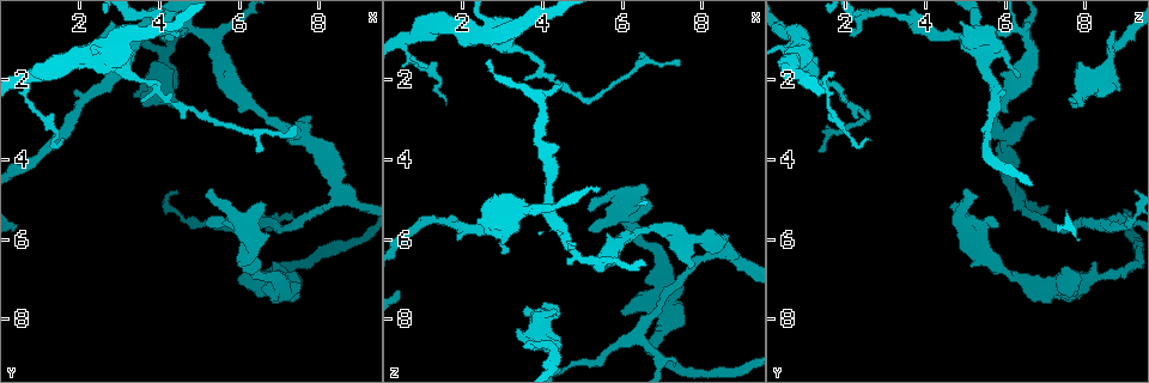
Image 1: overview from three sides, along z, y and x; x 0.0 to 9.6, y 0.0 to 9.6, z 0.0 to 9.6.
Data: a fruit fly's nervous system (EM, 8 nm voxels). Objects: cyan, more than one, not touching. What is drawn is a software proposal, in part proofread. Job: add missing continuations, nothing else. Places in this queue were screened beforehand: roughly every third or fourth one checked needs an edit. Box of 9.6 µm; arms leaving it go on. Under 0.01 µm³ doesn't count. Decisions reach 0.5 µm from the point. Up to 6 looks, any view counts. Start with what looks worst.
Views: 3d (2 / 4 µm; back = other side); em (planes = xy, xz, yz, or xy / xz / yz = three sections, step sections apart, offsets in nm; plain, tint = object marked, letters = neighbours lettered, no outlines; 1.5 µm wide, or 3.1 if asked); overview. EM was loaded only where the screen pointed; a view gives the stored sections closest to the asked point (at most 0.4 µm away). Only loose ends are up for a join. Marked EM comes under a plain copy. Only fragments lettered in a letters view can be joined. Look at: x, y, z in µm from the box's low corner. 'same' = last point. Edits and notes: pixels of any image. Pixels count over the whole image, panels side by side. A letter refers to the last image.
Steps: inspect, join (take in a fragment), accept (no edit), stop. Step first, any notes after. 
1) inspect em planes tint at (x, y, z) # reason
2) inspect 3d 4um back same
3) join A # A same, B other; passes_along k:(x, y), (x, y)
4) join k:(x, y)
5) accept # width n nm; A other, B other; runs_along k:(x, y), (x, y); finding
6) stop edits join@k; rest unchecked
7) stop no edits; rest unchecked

inspect em xz step 4 tint at (4.40, 2.65, 7.80) # branch stops here

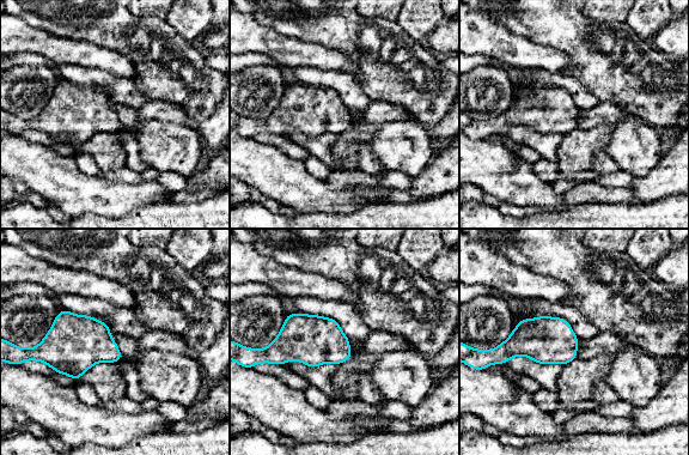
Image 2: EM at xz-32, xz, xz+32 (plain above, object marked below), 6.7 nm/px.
inspect em xy step 4 letters same # another direction

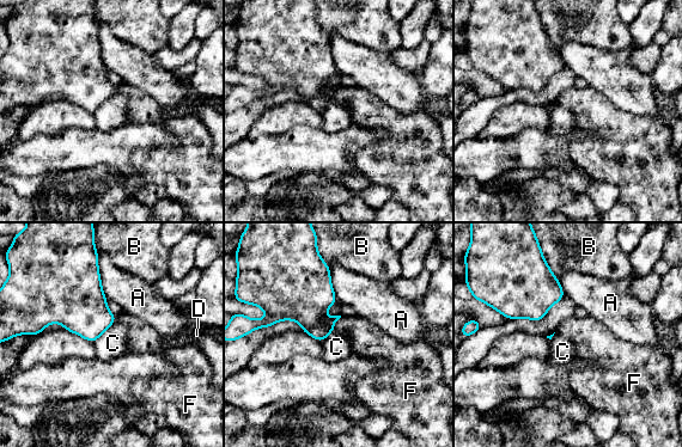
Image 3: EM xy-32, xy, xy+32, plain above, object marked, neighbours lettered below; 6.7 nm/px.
accept # longest_contact A 300 nm; A other, B other, C other, D other, F other; border 3:(114, 322), (92, 342); no lettered fragment goes on from it

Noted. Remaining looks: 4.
inspect 3d 4um at (7.80, 2.95, 6.70) # free end

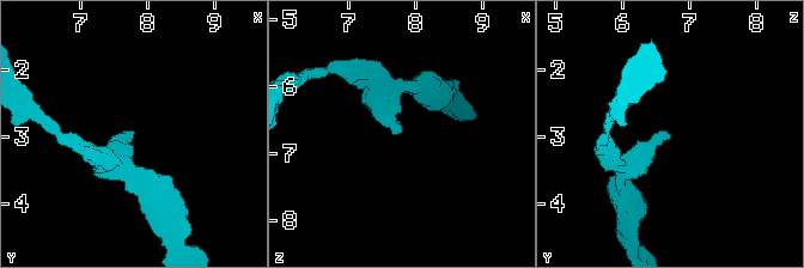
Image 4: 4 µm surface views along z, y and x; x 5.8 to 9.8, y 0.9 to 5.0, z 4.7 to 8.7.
inspect em planes letters at (7.80, 2.85, 6.65)

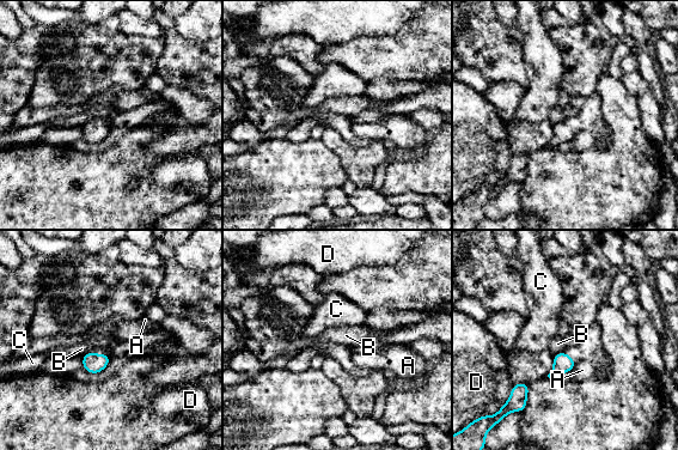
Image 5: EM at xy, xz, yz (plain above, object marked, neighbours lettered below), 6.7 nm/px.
accept # longest_contact D 130 nm; A other, B other, C other, D other; none of them fits

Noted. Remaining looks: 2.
inspect em xz step 4 letters at (6.60, 5.15, 4.60) # an open end

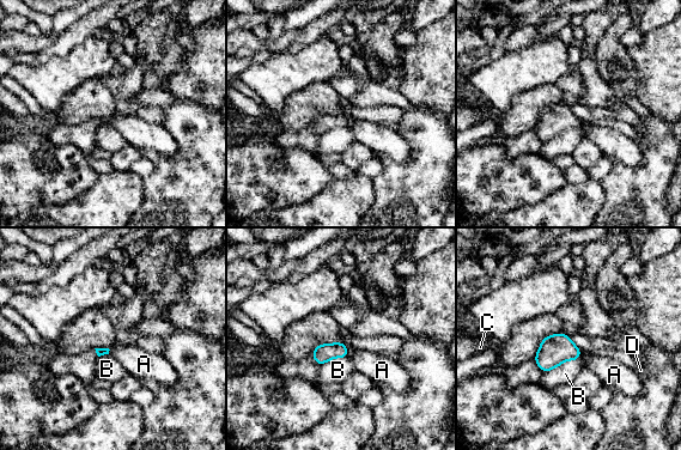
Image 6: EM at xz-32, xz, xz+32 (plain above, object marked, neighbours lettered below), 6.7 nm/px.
accept # A other, B other, C other, D other; border 6:(348, 348), (346, 359); none of them fits

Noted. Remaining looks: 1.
stop no edits; rest unchecked

